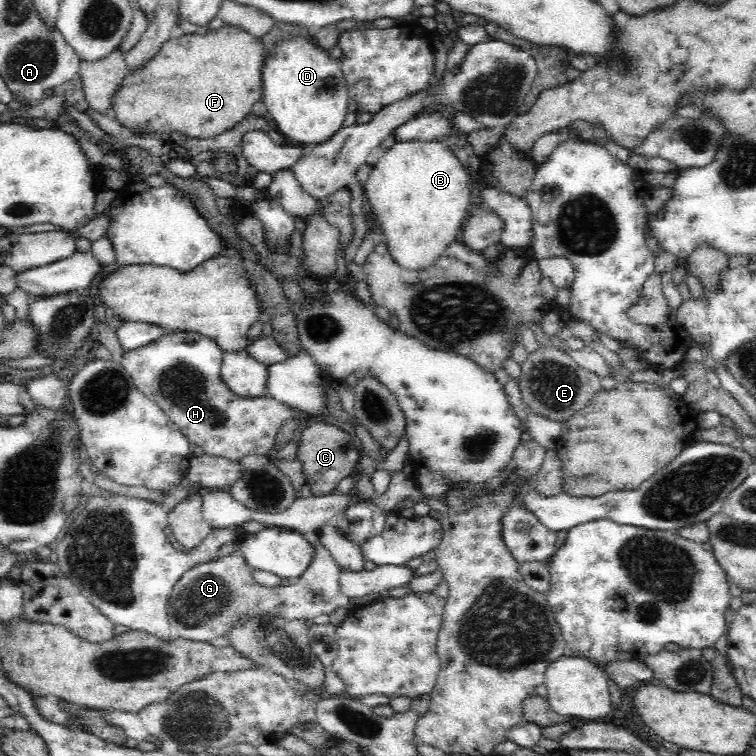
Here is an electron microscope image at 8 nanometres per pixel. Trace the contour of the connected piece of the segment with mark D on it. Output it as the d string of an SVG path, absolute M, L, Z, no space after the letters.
M312 33L308 34L308 36L282 36L280 40L276 40L274 44L272 44L272 48L268 49L268 54L266 54L266 58L264 58L264 62L262 63L260 75L262 75L262 97L260 100L266 105L267 112L270 120L276 126L278 131L280 131L286 138L288 138L291 144L306 144L307 147L313 147L330 138L331 134L334 134L339 128L343 127L343 120L348 115L348 104L351 103L349 100L348 90L347 90L347 81L343 76L343 70L339 61L333 60L328 55L328 52L322 48L322 46L318 46L312 38Z

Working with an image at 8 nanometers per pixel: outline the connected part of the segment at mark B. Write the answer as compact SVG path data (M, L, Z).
M446 138L431 141L420 139L396 141L396 144L386 149L378 162L373 165L366 180L368 202L380 219L380 227L384 241L388 243L390 255L402 267L408 269L421 269L433 263L440 255L444 255L446 248L456 242L458 230L462 228L464 213L471 204L469 172L444 143L445 141Z

